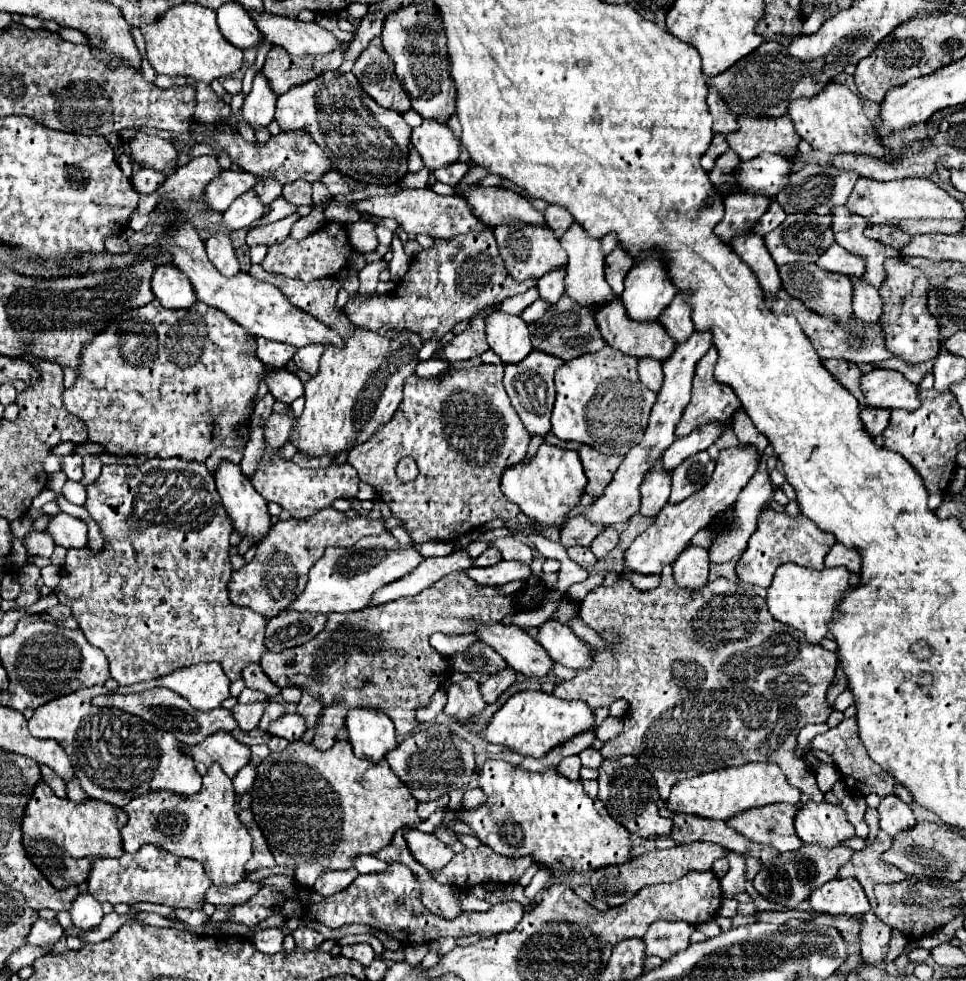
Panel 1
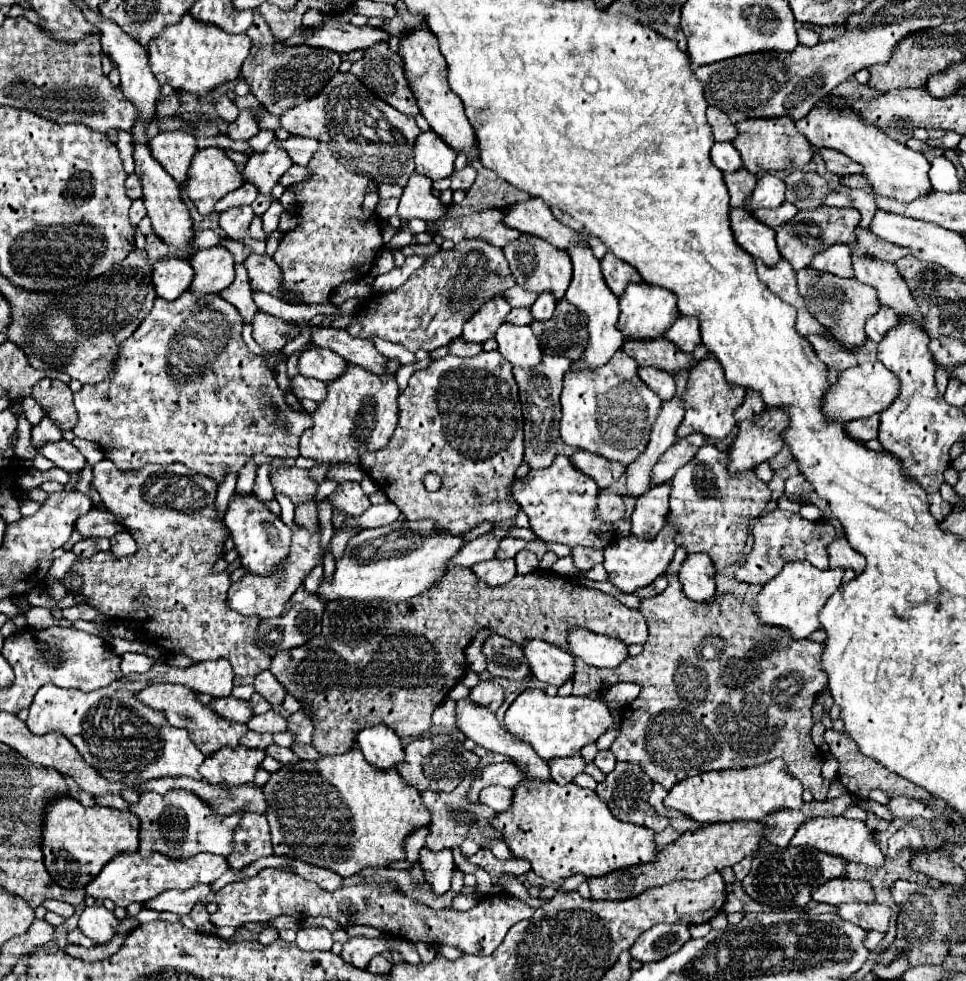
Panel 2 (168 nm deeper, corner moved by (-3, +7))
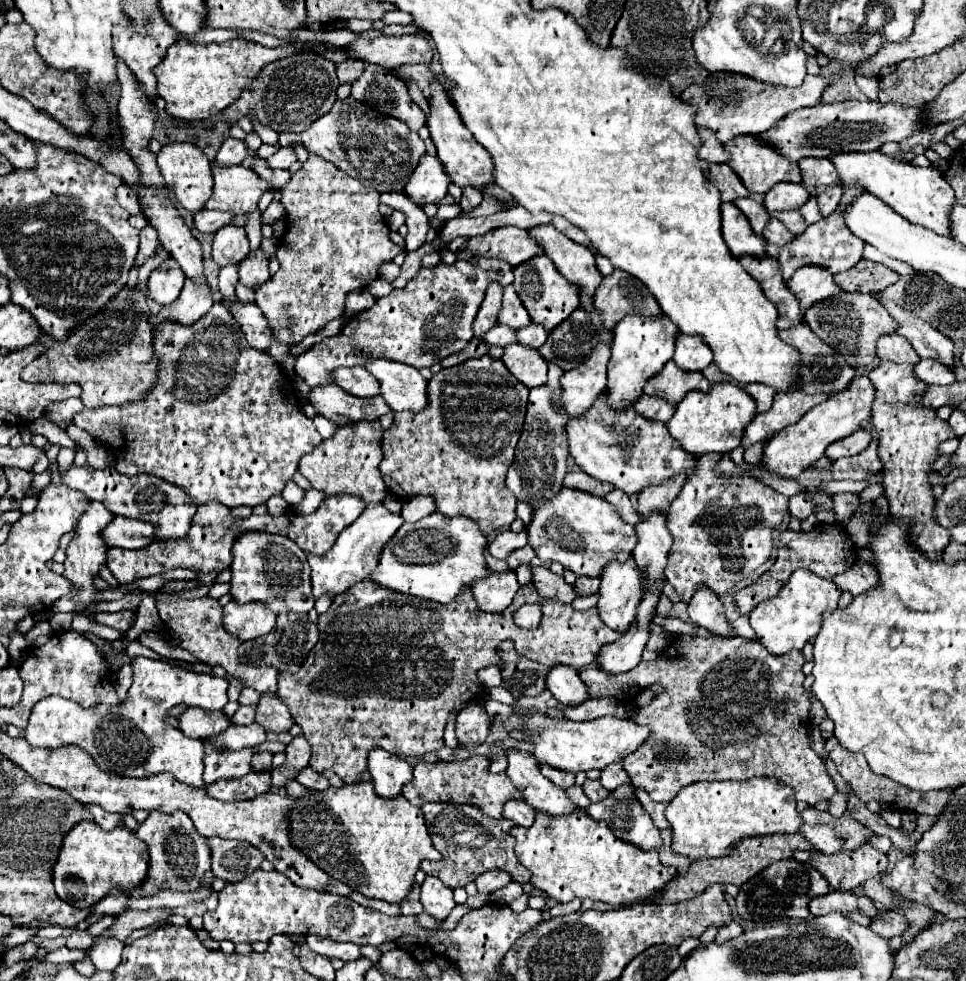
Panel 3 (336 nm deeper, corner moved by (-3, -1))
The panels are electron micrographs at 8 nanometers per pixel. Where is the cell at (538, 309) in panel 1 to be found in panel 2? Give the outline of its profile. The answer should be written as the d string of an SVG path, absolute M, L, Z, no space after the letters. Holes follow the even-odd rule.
M514 308L514 310L510 310L510 314L504 318L504 322L514 322L516 326L530 324L530 322L532 322L530 308Z

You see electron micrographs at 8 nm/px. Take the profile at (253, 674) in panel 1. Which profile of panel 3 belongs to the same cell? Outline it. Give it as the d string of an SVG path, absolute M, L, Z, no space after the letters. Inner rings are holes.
M262 694L256 710L256 722L262 724L268 732L284 732L294 724L288 706L280 702L276 694Z

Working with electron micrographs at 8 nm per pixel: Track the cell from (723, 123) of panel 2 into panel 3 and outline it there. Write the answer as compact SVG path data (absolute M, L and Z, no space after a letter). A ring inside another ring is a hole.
M700 128L698 134L702 138L702 148L700 148L700 158L702 160L706 160L710 164L712 162L720 162L722 164L722 162L728 162L730 160L732 154L728 154L728 150L726 150L724 144L720 146L720 142L718 142L718 138L716 138L716 134L712 130Z

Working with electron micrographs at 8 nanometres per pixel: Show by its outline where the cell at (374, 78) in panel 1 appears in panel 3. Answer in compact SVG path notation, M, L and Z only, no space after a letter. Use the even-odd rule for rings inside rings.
M366 64L362 76L352 84L352 96L380 114L388 114L408 124L410 130L418 130L426 122L426 114L412 102L408 88L400 78L376 64Z

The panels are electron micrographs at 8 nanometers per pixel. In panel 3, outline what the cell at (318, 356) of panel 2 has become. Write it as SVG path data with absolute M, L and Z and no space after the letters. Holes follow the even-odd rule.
M362 366L356 368L336 368L332 370L332 380L336 386L340 386L344 392L360 398L372 398L380 394L380 386L376 386L376 380L372 374L368 374Z

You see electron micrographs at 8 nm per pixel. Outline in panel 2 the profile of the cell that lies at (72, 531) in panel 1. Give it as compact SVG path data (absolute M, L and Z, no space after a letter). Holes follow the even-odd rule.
M94 508L86 516L78 518L76 530L84 538L112 538L118 532L124 532L126 526L116 520L114 514L110 514L104 508Z

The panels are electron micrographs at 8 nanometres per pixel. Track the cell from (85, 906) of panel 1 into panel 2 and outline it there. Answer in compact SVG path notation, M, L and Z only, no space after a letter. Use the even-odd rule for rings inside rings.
M104 906L84 908L78 928L94 942L94 946L106 946L120 928L120 920Z

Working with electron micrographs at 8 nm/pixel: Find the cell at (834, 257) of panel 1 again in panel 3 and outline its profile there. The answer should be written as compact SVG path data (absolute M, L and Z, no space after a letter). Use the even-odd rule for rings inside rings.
M802 266L788 280L788 286L800 300L802 312L806 310L806 306L842 292L842 288L834 282L834 274L824 266Z

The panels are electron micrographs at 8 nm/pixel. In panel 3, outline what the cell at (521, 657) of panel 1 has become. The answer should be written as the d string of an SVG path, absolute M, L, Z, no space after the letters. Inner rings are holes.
M554 664L546 674L546 688L560 704L582 704L588 698L586 684L580 680L578 670L566 664Z

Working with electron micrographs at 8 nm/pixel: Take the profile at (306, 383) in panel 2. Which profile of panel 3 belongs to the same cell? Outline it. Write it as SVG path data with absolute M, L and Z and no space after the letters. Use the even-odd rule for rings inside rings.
M334 384L316 386L308 394L310 404L316 412L334 424L360 422L364 418L380 418L390 412L390 406L380 398L356 398Z

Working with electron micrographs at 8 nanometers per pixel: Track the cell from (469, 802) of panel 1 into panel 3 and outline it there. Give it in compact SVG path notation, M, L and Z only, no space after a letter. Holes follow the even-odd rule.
M508 800L502 808L502 816L518 826L532 826L534 808L530 808L524 800Z

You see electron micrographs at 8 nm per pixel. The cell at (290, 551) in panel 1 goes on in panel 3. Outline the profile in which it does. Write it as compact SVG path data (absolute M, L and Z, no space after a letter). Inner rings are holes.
M236 600L224 606L224 628L240 640L254 640L268 634L276 624L276 614L264 602L238 604Z

